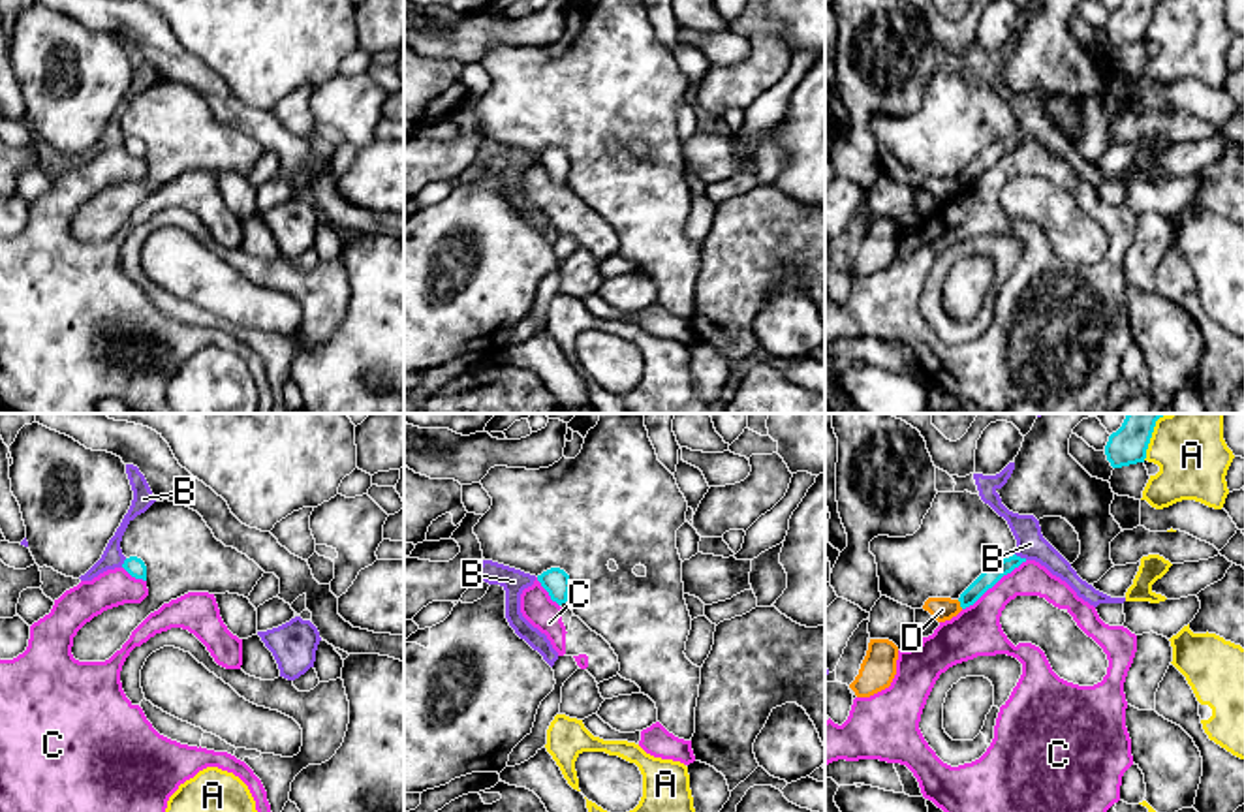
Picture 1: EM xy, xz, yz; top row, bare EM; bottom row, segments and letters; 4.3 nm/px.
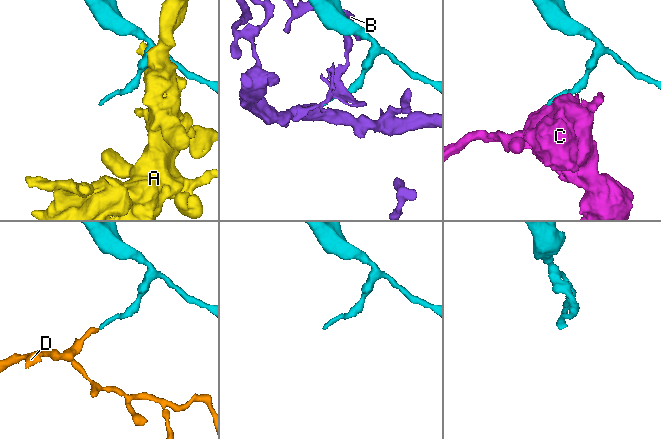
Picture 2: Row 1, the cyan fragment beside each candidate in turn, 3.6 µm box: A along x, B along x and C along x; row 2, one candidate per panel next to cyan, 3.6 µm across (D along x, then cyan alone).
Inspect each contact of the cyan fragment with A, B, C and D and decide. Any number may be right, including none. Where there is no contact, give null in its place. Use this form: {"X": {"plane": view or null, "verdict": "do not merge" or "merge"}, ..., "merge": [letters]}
{"A": {"plane": "yz", "verdict": "do not merge"}, "B": {"plane": "yz", "verdict": "do not merge"}, "C": {"plane": "yz", "verdict": "do not merge"}, "D": {"plane": "yz", "verdict": "do not merge"}, "merge": []}

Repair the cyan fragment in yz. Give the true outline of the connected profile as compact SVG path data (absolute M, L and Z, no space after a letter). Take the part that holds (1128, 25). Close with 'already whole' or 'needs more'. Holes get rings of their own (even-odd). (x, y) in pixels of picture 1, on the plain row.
M1124 0L1105 24L1112 47L1144 41L1156 0Z | already whole

